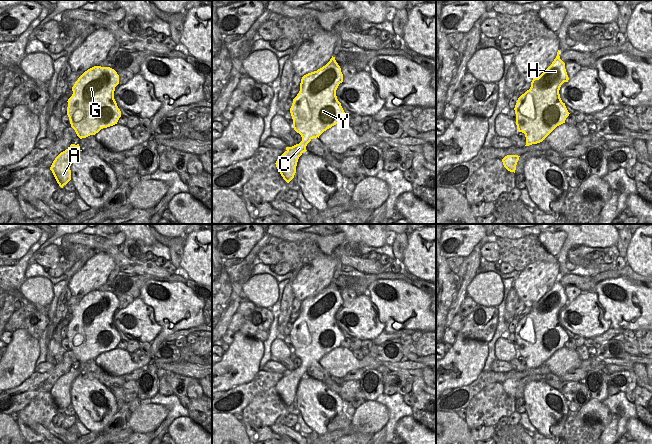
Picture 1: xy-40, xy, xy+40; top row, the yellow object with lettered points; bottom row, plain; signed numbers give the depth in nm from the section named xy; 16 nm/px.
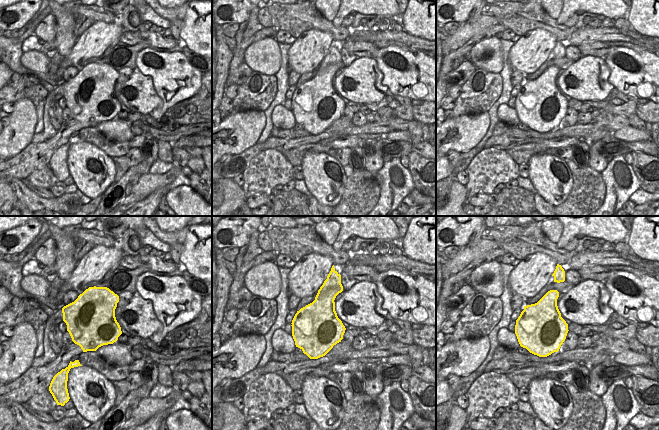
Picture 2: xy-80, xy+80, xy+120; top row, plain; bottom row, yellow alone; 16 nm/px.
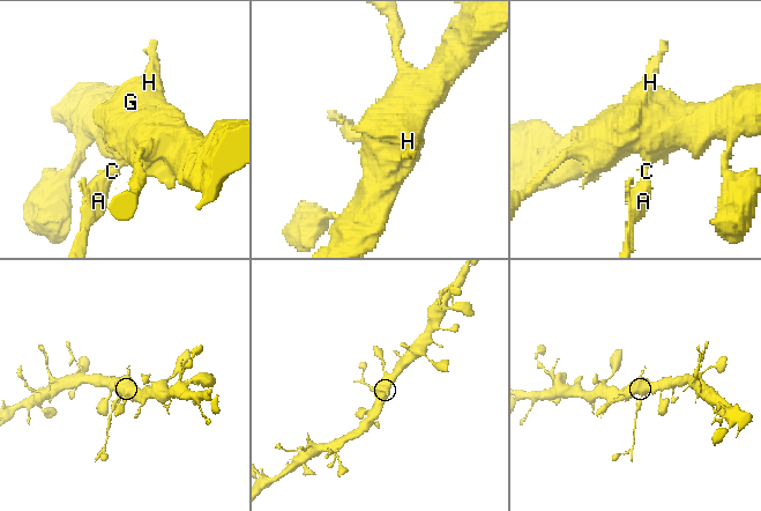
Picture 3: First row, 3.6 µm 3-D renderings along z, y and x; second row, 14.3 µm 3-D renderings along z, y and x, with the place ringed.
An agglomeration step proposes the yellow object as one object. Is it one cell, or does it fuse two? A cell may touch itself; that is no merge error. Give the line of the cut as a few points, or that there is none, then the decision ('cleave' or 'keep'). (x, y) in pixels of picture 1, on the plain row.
xy (302, 364), (307, 367) | cleave

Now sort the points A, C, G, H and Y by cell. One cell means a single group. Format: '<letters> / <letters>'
A C / G H Y

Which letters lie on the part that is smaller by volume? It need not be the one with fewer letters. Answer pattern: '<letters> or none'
A, C

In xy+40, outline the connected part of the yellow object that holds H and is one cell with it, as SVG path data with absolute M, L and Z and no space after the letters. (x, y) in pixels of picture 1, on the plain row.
M558 274L552 288L538 302L533 302L530 313L518 322L514 332L517 353L525 358L526 365L531 369L542 366L557 350L565 347L569 340L559 318L561 309L568 304L565 287L560 283Z

